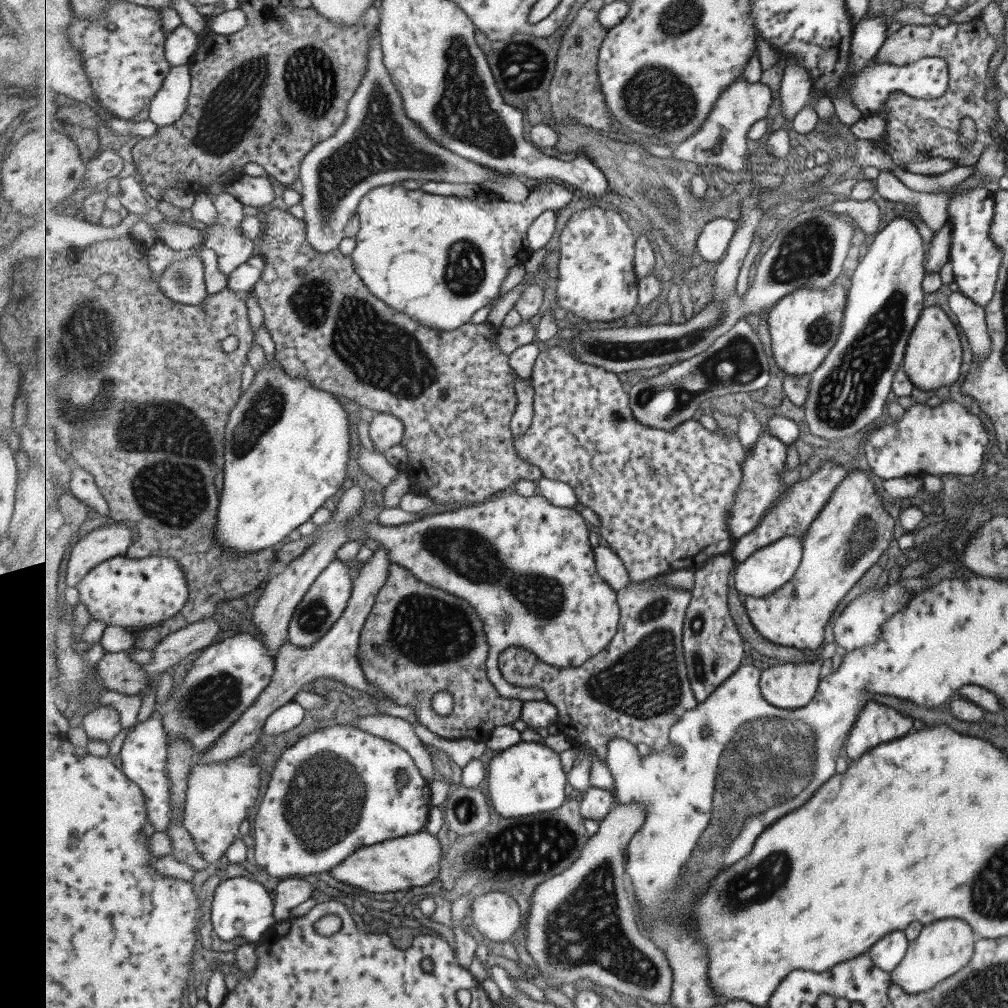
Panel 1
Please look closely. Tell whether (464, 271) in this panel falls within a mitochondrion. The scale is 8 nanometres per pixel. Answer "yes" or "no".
yes

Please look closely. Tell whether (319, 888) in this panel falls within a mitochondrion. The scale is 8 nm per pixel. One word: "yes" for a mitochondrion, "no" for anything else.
no

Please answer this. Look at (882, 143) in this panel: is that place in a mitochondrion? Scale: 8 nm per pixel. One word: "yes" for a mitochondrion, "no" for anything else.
no

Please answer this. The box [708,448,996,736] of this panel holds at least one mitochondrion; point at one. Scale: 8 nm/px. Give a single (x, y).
(862, 536)

